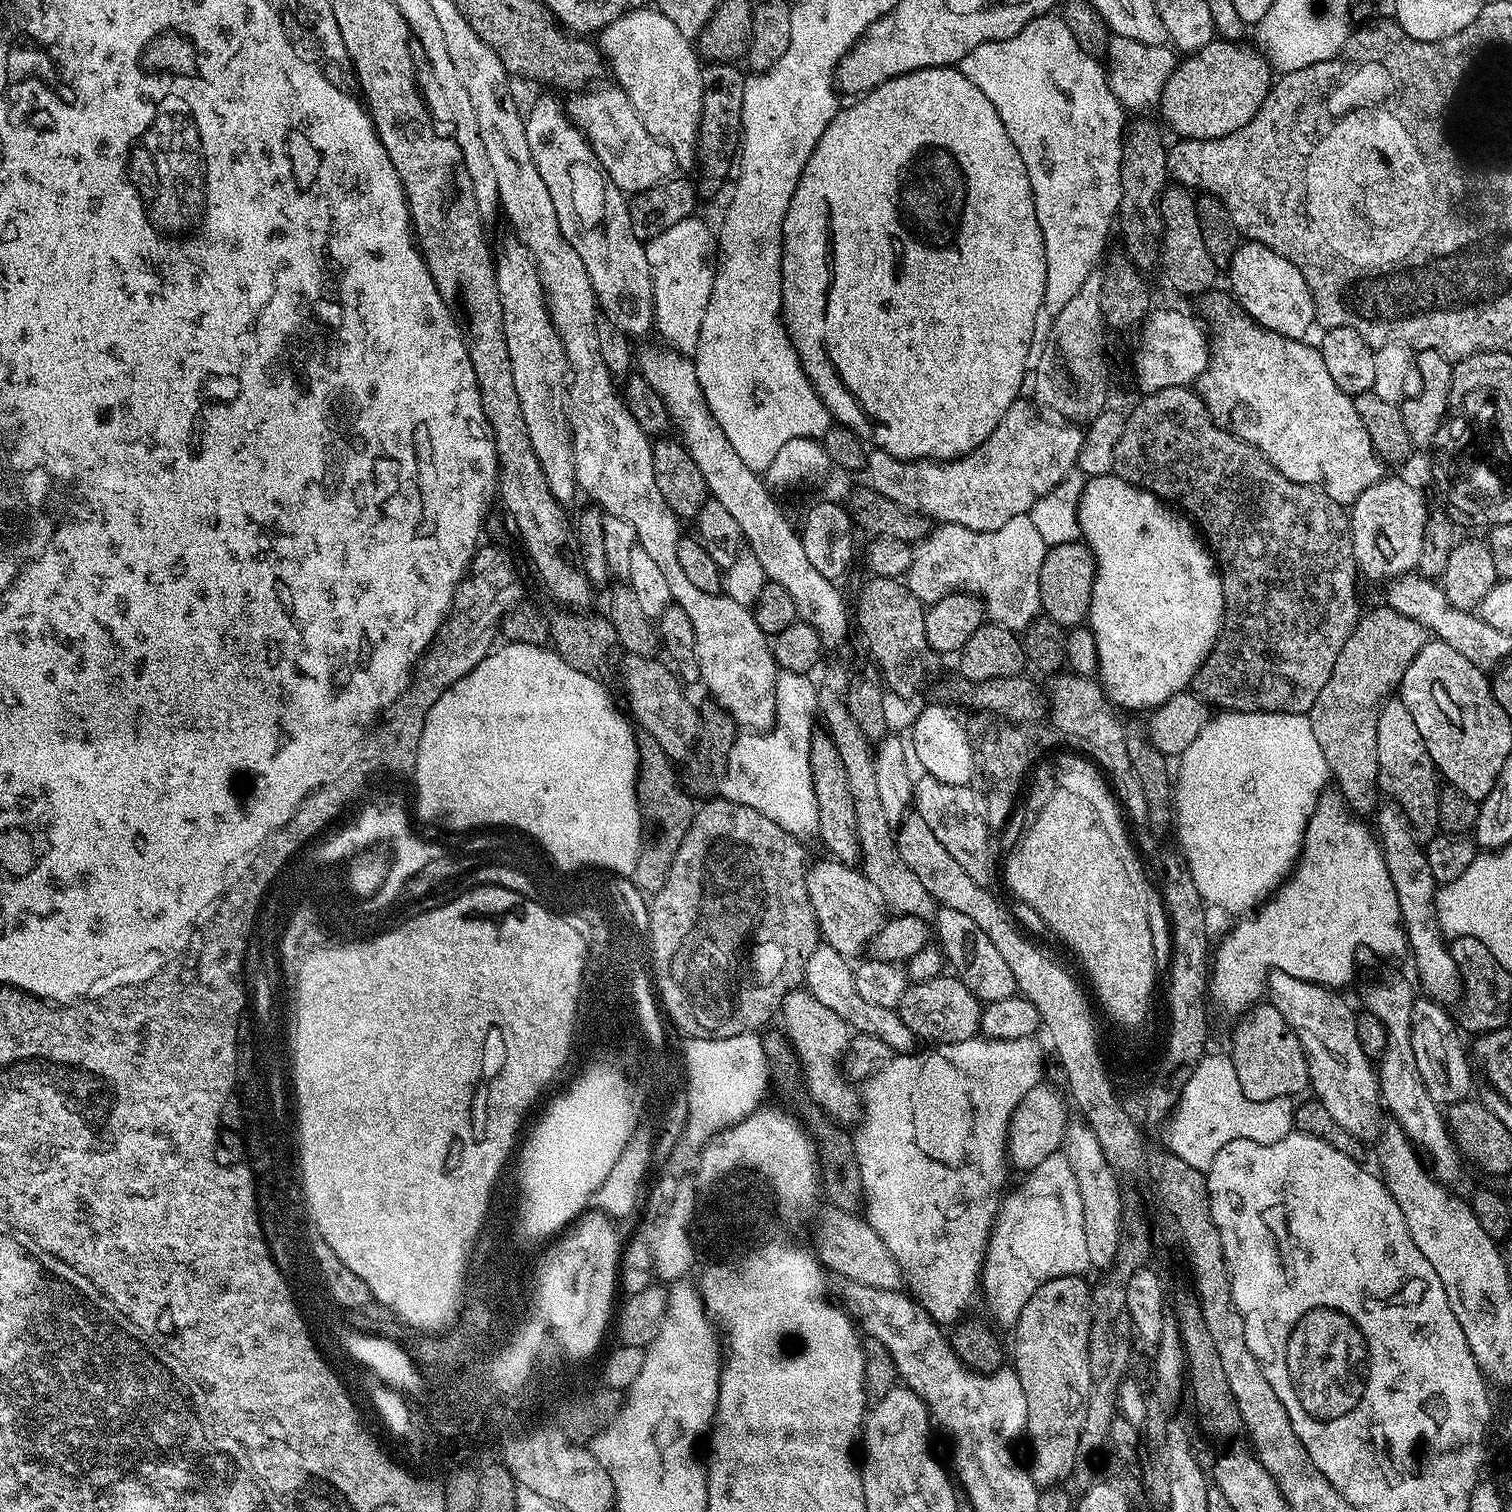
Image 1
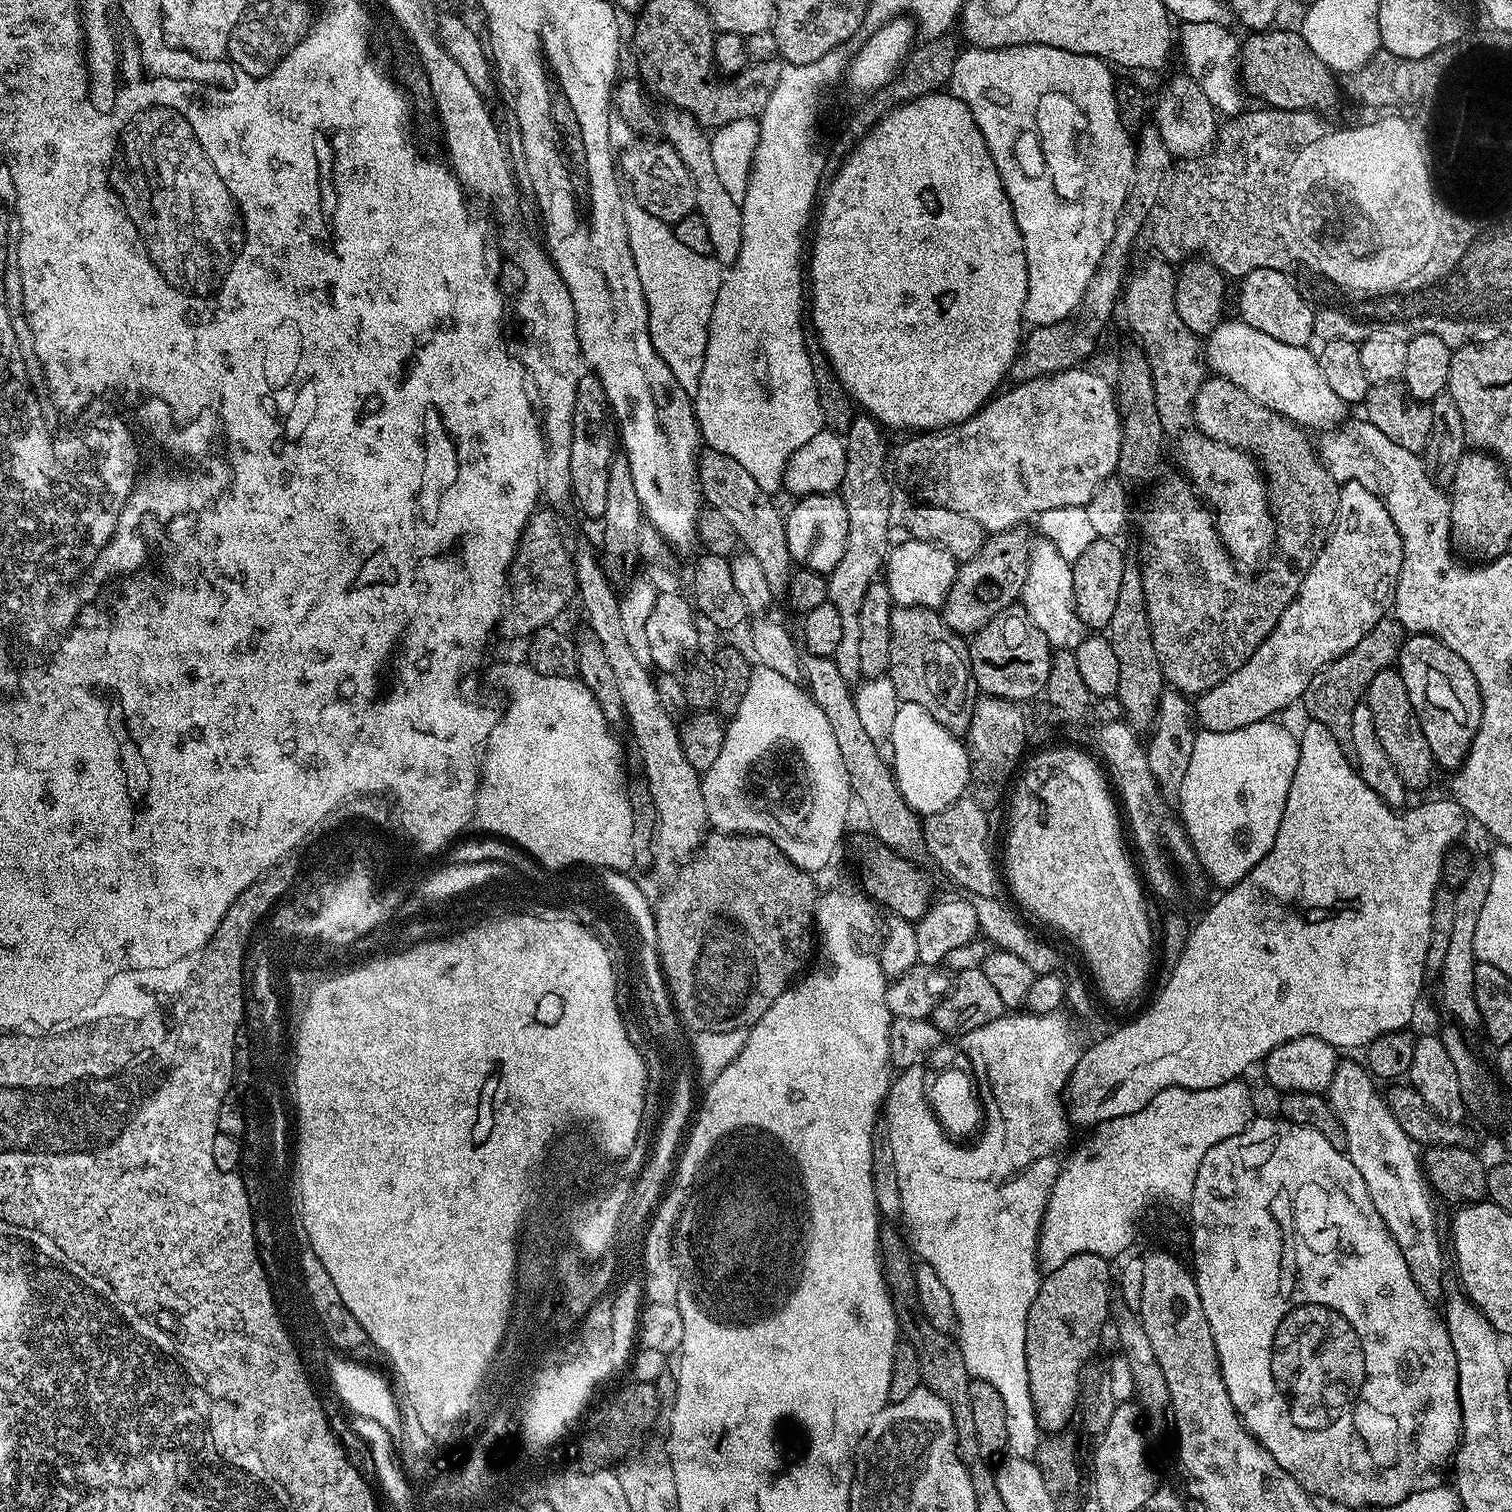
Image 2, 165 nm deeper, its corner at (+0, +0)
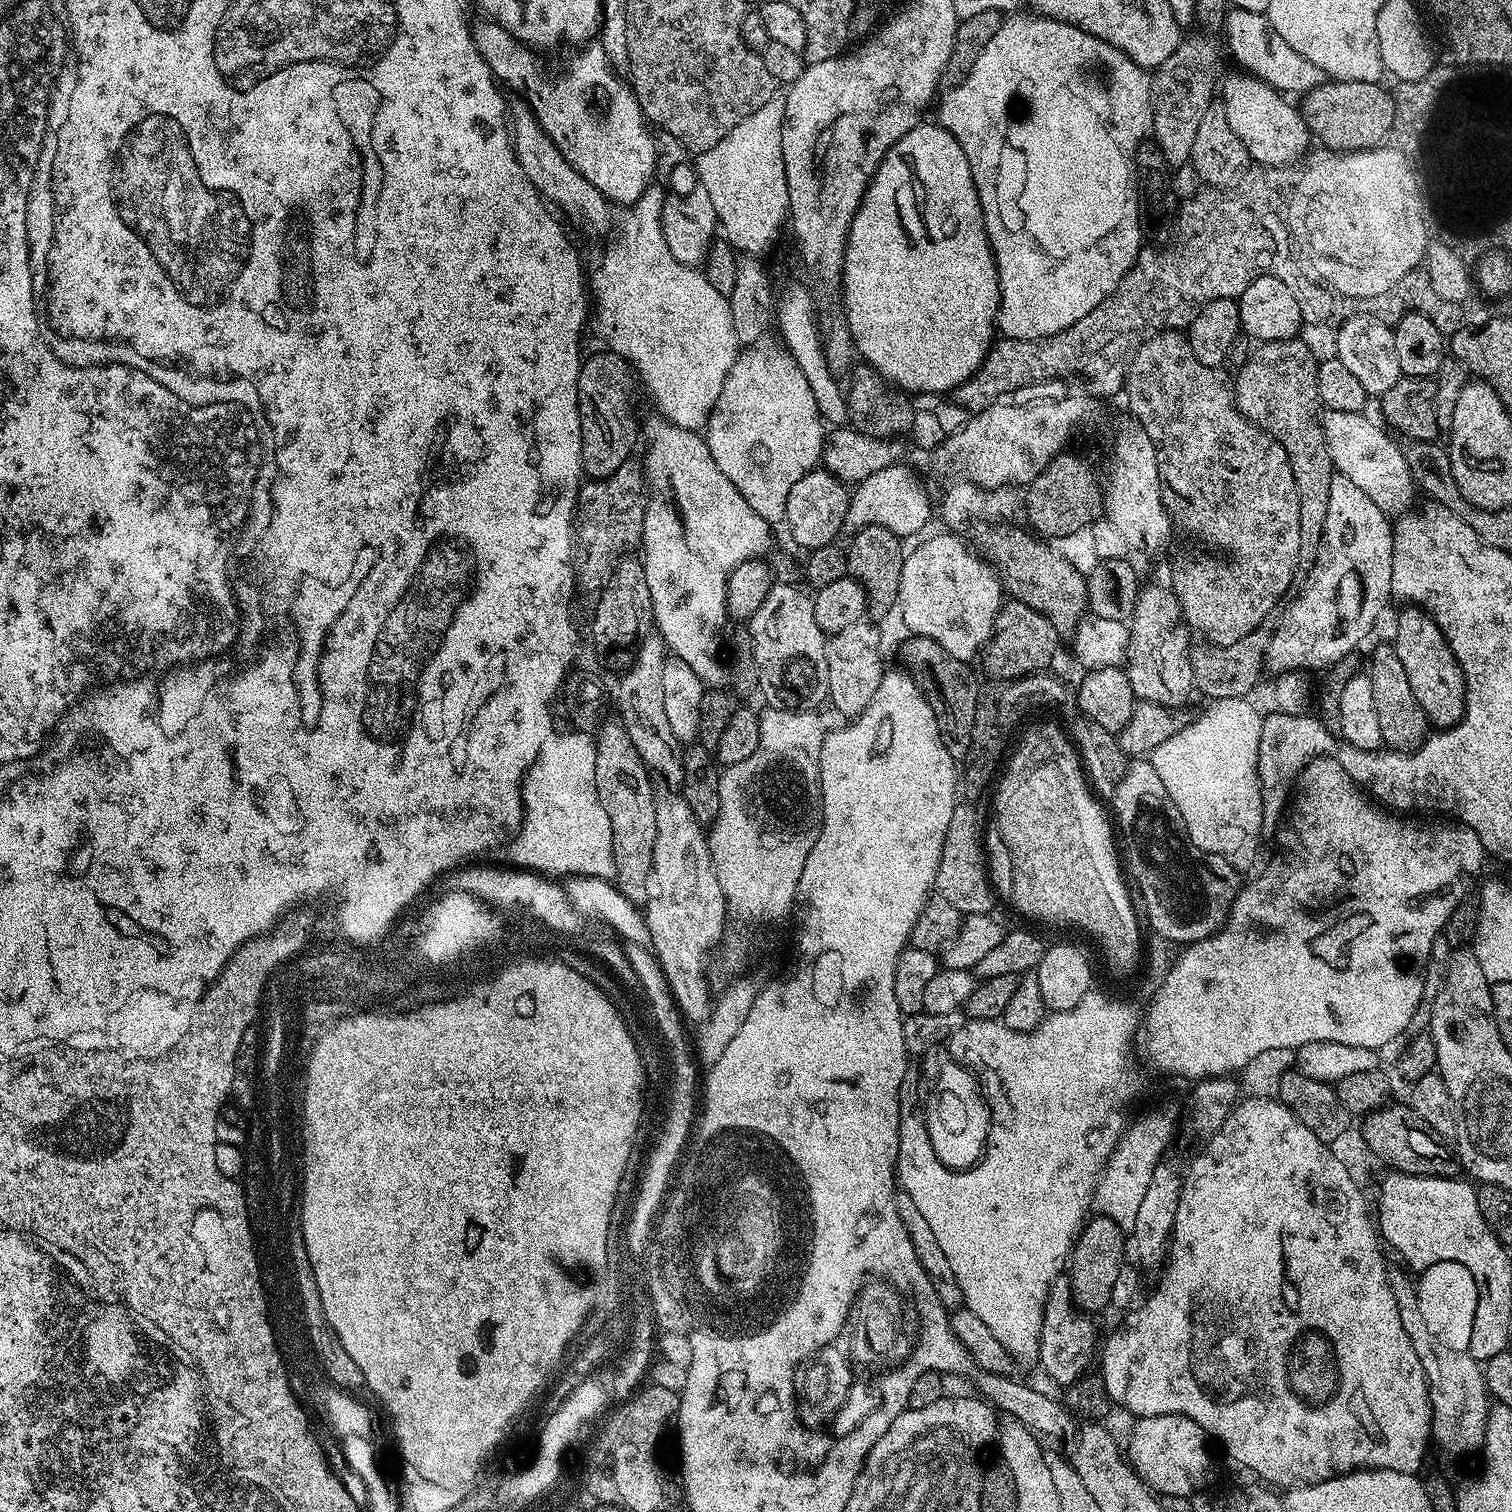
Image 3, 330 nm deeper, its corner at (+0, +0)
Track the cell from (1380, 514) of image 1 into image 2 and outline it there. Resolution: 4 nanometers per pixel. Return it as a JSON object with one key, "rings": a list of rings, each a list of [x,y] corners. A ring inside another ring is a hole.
{"rings":[[[1343,481],[1340,484],[1338,514],[1332,533],[1328,535],[1328,541],[1324,543],[1324,549],[1318,554],[1314,566],[1310,566],[1302,578],[1298,594],[1290,606],[1286,606],[1282,618],[1278,618],[1274,630],[1270,630],[1262,646],[1250,654],[1248,661],[1234,670],[1230,678],[1218,682],[1218,686],[1206,690],[1195,701],[1194,716],[1199,727],[1205,732],[1242,730],[1259,720],[1275,717],[1275,712],[1290,707],[1295,700],[1297,703],[1303,697],[1306,686],[1310,686],[1310,678],[1314,678],[1318,670],[1342,658],[1342,654],[1354,650],[1354,646],[1366,638],[1368,631],[1389,615],[1403,557],[1404,543],[1384,503],[1370,494],[1362,482]]]}

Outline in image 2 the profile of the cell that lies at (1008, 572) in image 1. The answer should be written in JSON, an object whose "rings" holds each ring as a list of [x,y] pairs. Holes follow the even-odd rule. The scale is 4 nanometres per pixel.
{"rings":[[[1033,539],[1032,547],[1028,550],[1028,573],[1026,574],[1026,582],[1020,591],[1019,603],[1026,610],[1030,622],[1034,626],[1038,626],[1038,630],[1042,630],[1042,634],[1046,634],[1048,643],[1052,645],[1053,649],[1070,648],[1074,650],[1085,640],[1086,629],[1084,623],[1078,618],[1076,605],[1072,602],[1073,598],[1074,574],[1071,563],[1066,558],[1062,558],[1062,554],[1058,554],[1058,550],[1054,550],[1054,546],[1049,540]]]}

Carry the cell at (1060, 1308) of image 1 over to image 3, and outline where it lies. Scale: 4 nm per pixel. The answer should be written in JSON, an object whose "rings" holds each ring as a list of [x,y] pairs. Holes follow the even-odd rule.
{"rings":[[[1093,1215],[1080,1230],[1072,1245],[1070,1257],[1070,1283],[1072,1301],[1085,1313],[1100,1312],[1112,1303],[1112,1287],[1118,1278],[1118,1270],[1126,1267],[1124,1260],[1124,1244],[1126,1248],[1125,1229],[1118,1226],[1109,1216]]]}

